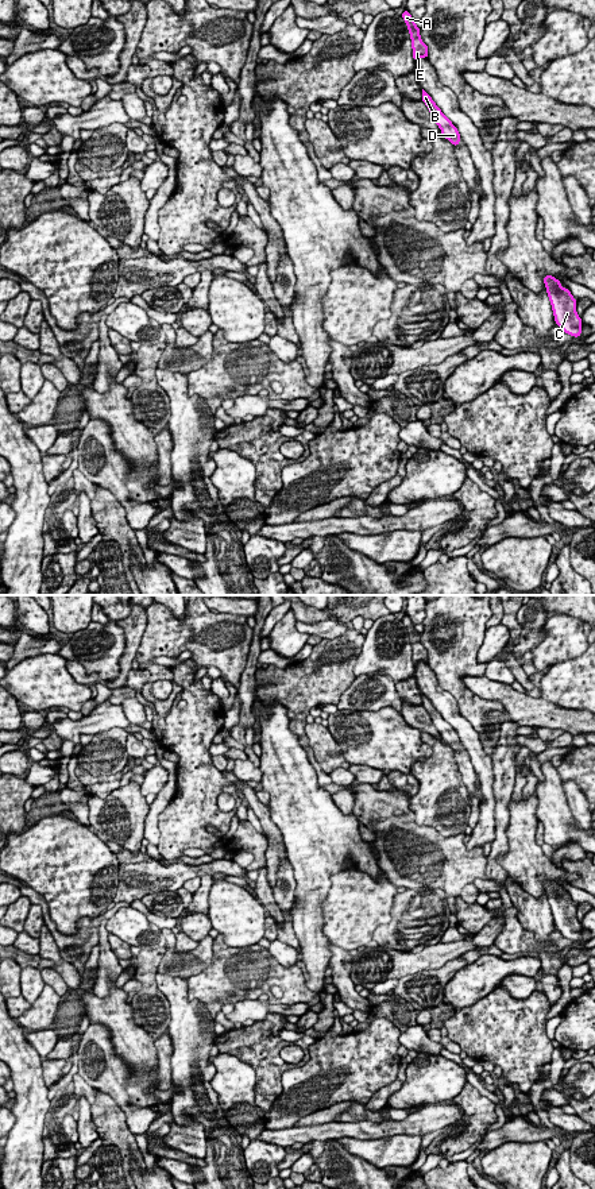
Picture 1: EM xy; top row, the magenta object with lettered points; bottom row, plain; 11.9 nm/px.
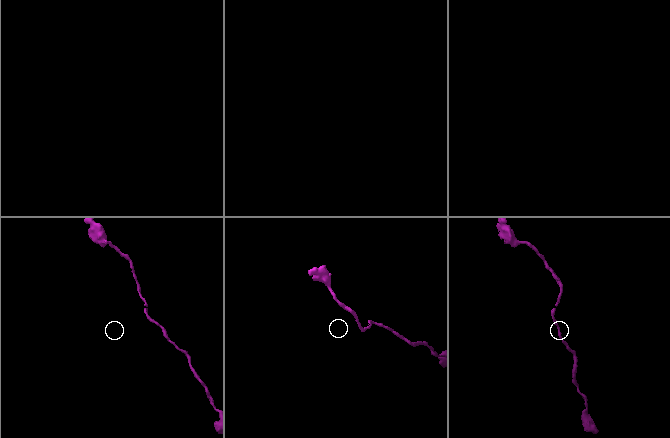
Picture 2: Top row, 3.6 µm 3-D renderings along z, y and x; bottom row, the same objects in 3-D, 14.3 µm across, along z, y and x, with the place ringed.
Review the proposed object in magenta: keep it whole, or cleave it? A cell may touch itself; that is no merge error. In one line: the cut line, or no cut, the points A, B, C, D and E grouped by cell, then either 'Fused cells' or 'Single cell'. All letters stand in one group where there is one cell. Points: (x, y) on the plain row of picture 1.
No split. Groups: A B C D E. Single cell

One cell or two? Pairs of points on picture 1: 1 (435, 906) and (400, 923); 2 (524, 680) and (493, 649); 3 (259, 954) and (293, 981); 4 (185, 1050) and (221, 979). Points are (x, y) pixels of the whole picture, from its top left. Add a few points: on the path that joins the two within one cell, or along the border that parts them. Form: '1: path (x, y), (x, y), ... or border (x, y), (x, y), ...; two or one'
1: path (427, 906), (417, 906), (408, 915); one
2: path (517, 671), (502, 655); one
3: path (267, 962), (285, 977); one
4: border (188, 983), (188, 998), (197, 999), (213, 1018); two

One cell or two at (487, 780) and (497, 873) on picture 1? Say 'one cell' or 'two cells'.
two cells

